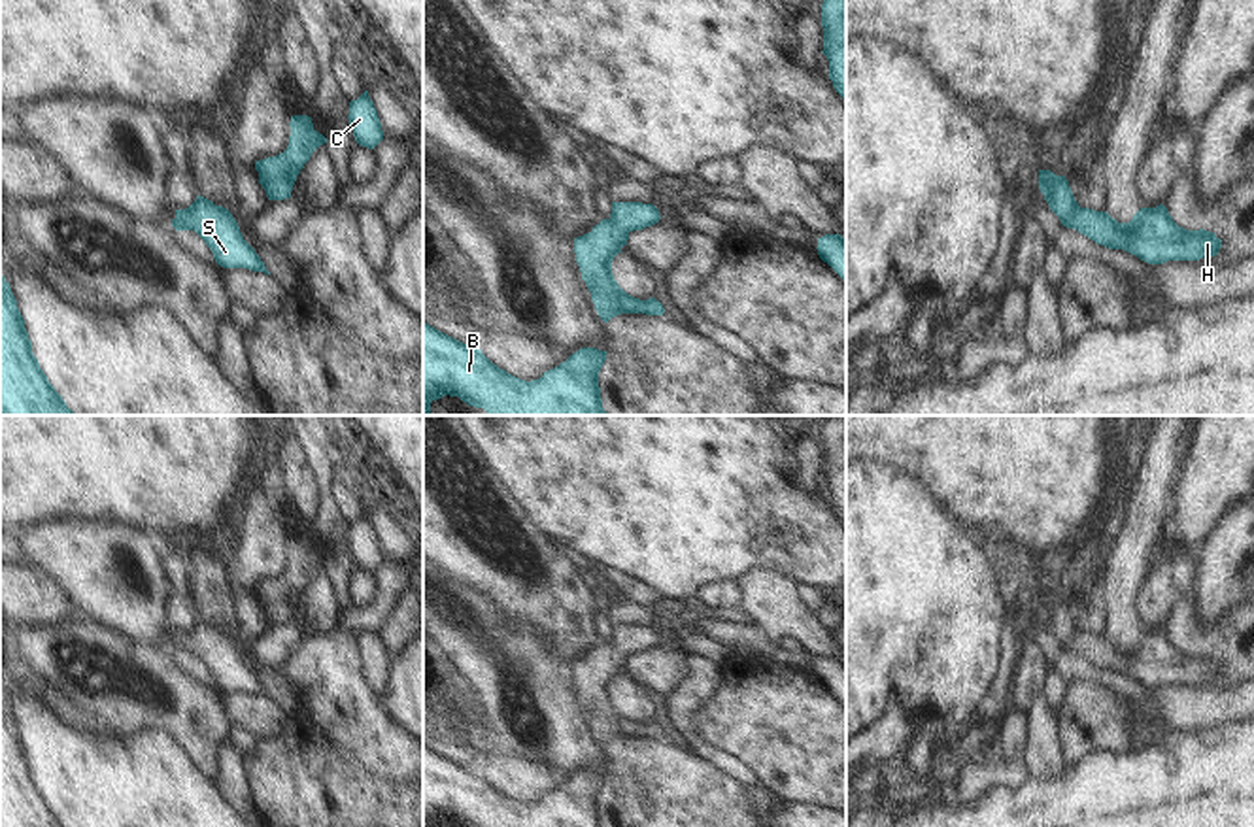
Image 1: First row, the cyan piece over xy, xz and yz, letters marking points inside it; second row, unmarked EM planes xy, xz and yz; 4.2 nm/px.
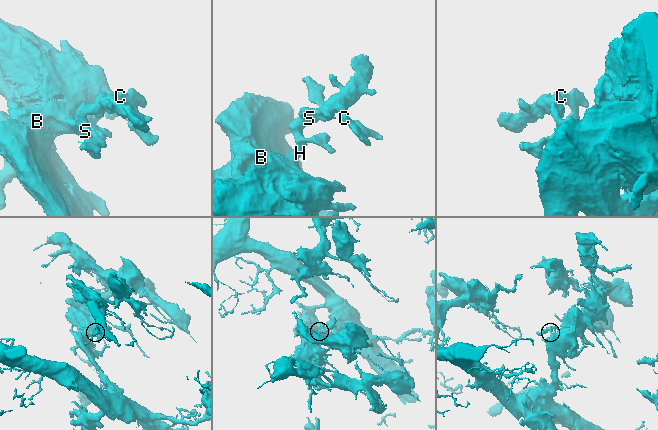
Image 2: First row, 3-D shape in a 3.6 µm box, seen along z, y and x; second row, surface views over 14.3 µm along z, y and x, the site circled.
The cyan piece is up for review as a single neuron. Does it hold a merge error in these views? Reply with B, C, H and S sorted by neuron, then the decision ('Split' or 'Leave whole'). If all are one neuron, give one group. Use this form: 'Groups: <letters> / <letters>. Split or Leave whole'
Groups: B C H S. Leave whole

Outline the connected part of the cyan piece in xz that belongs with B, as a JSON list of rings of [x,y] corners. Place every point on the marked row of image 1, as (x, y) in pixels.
[[[423,321],[423,415],[431,415],[431,402],[446,395],[489,415],[606,415],[599,387],[606,353],[582,347],[538,380],[525,381],[493,364],[478,344],[463,344]]]

